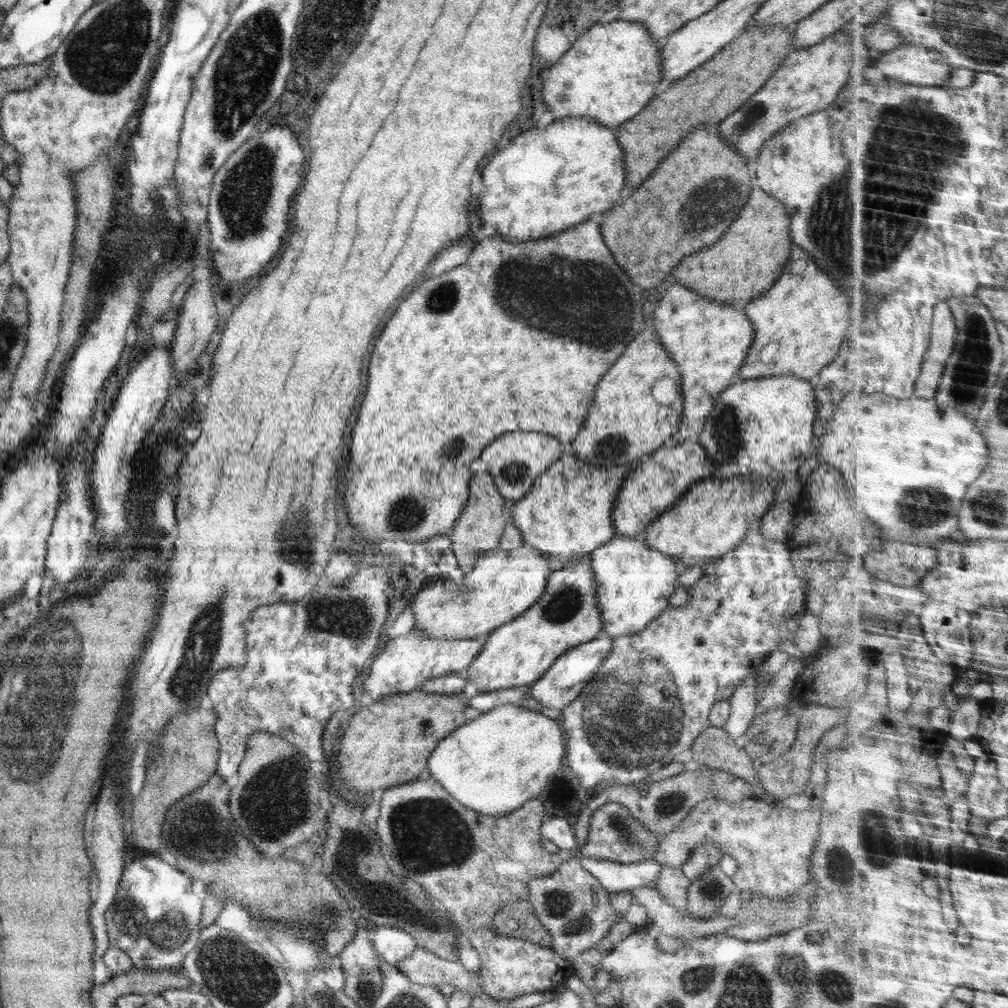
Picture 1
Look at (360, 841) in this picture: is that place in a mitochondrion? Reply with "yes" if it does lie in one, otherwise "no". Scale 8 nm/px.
yes

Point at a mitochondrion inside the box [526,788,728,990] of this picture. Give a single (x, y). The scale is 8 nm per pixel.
(557, 903)

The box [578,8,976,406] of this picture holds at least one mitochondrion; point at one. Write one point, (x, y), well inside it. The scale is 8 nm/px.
(849, 227)

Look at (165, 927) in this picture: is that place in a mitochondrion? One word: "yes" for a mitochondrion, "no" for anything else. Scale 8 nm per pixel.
yes

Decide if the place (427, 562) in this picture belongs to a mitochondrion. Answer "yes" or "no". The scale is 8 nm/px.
no

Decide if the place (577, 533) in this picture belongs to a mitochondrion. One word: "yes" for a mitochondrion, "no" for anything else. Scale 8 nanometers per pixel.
no

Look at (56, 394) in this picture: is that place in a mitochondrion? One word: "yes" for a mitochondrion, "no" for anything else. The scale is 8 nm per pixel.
no

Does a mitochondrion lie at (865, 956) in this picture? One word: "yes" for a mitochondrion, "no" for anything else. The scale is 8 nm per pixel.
yes

